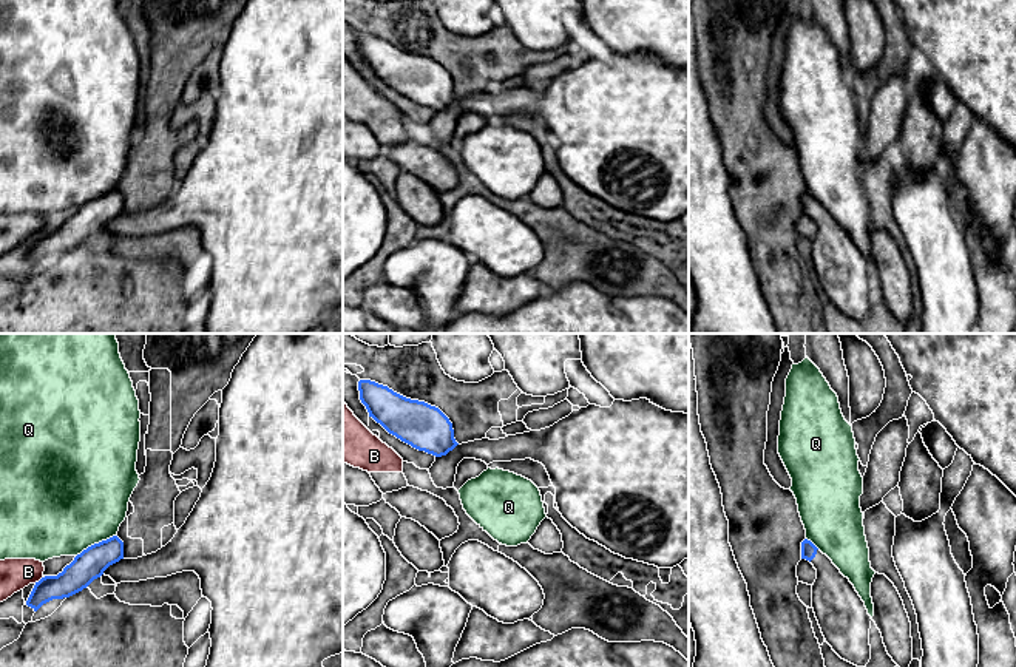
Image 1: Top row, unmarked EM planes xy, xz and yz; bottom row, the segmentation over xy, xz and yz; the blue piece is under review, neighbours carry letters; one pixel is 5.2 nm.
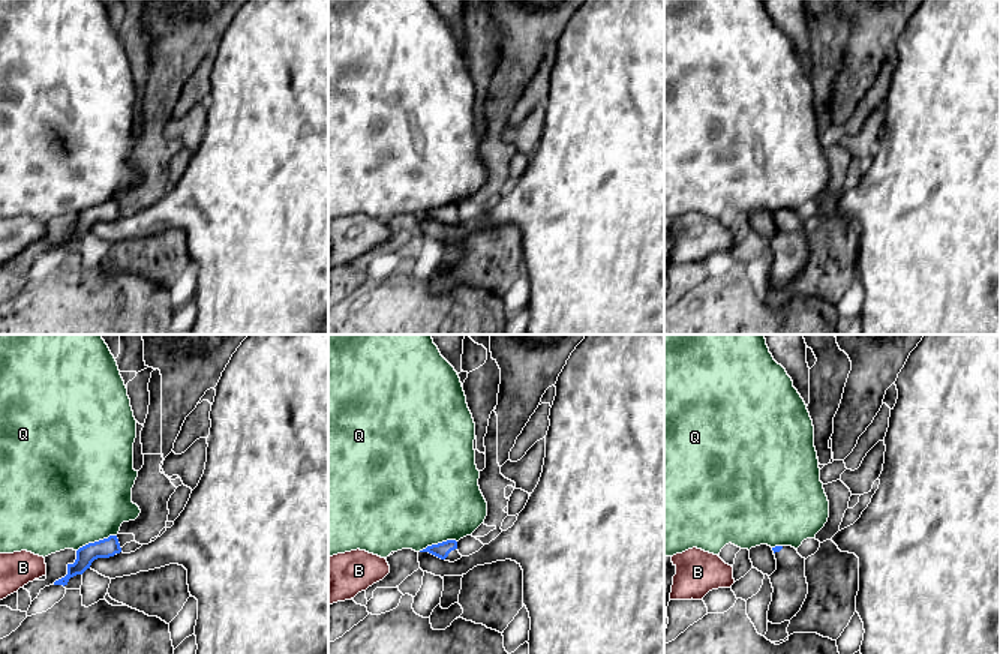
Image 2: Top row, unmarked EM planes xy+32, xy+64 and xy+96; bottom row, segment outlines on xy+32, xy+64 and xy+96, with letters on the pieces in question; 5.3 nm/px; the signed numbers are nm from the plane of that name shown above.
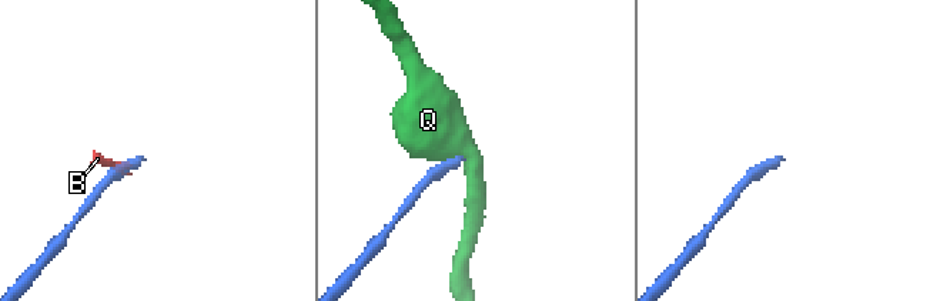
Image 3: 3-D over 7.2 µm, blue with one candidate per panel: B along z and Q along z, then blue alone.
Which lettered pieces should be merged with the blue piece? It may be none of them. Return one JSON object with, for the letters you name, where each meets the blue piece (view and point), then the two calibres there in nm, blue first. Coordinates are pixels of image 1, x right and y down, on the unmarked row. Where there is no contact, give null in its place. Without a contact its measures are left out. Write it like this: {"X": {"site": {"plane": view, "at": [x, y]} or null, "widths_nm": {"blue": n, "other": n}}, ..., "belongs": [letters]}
{"belongs": []}

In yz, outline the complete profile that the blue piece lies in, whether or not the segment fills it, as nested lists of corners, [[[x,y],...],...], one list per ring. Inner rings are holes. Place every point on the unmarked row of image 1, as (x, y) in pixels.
[[[808,193],[801,196],[801,213],[817,224],[812,262],[826,296],[842,313],[866,321],[871,313],[872,273],[865,256],[849,233]]]

